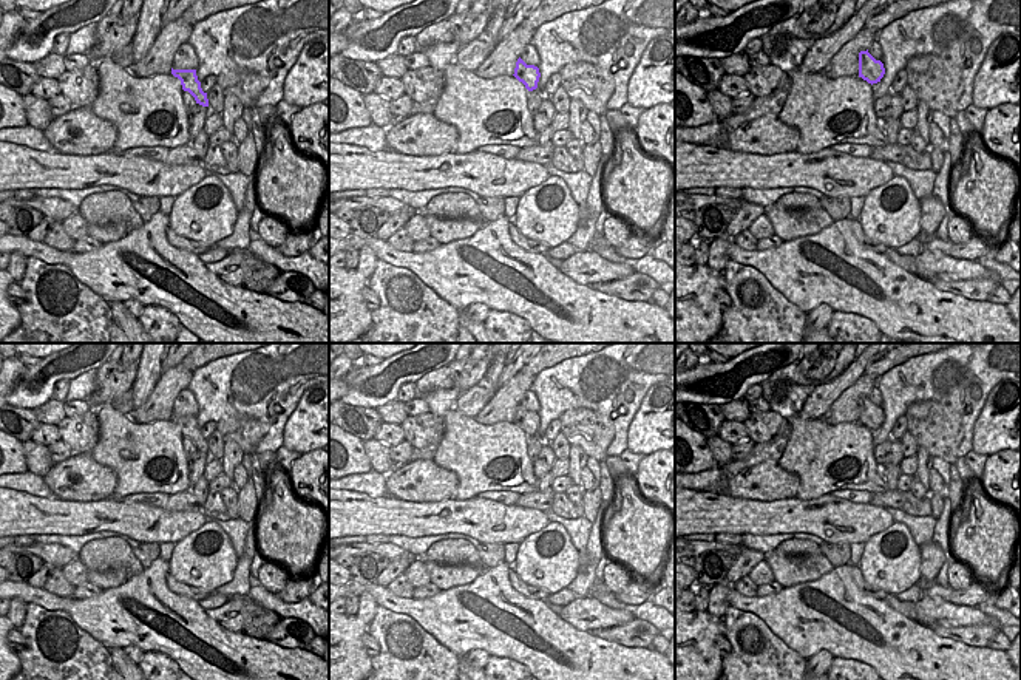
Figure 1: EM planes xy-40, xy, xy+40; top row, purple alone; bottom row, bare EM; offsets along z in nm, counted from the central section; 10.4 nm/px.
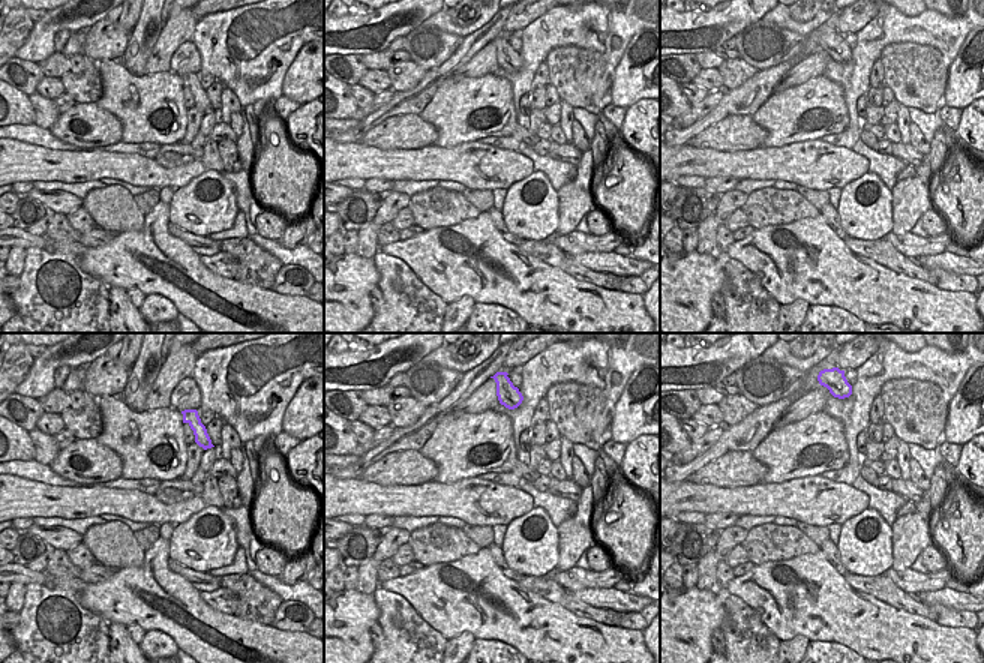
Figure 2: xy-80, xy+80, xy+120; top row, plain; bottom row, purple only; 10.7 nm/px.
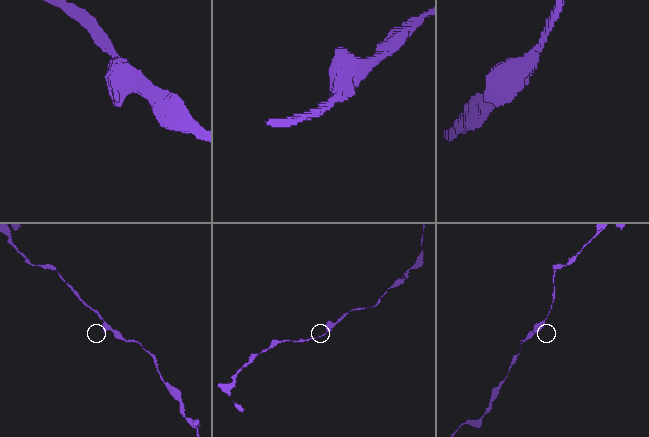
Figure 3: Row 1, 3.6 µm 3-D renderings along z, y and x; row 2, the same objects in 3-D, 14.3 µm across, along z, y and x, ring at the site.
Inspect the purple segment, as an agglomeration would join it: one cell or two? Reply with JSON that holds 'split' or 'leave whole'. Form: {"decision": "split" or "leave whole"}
{"decision": "leave whole"}

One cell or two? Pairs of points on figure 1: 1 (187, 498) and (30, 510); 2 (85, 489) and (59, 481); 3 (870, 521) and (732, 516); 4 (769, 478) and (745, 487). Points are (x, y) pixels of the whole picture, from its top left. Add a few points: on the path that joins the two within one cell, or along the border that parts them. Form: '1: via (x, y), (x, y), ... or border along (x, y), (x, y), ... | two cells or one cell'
1: border along (162, 509), (169, 512), (200, 512) | two cells
2: via (76, 490), (59, 490) | one cell
3: via (836, 520), (828, 516), (766, 516) | one cell
4: via (763, 481), (751, 482) | one cell

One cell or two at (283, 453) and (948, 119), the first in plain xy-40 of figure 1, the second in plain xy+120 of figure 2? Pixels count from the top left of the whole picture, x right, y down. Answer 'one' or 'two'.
one

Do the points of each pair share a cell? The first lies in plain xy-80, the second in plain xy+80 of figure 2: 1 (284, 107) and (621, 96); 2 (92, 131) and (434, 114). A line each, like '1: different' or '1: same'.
1: different
2: different

